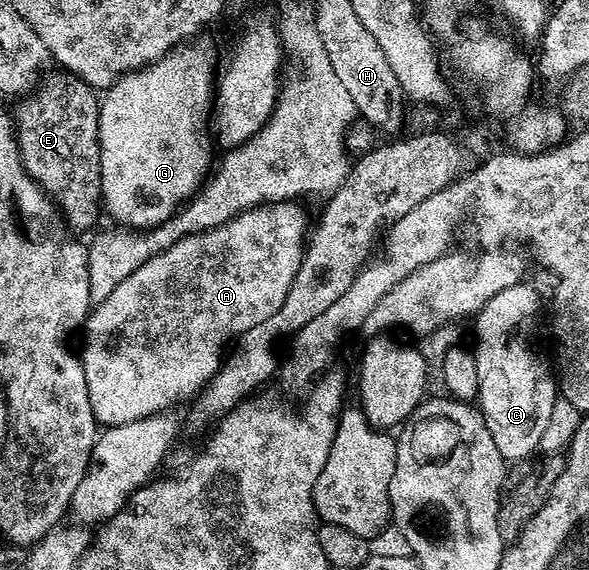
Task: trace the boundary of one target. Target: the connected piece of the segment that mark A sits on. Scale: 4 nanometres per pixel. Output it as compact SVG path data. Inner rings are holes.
M292 204L253 206L251 209L243 210L234 215L232 219L226 220L225 223L212 230L187 235L174 243L172 247L168 247L160 254L156 254L146 260L137 271L127 276L126 280L122 281L122 284L118 284L117 288L115 288L114 292L111 292L106 300L93 305L88 315L88 321L82 327L84 354L79 355L79 360L84 365L86 392L88 393L90 408L101 427L107 428L118 424L130 424L134 420L142 420L155 414L163 414L171 411L175 402L180 402L183 398L188 397L188 399L191 399L193 395L208 385L210 379L220 369L229 343L239 338L242 332L246 332L246 328L254 328L254 324L262 324L262 320L274 316L274 312L278 312L278 308L282 308L282 300L286 300L286 292L290 292L292 282L296 279L296 273L304 259L306 235L310 230L310 222L308 224L307 216L302 211L295 210L294 207L296 206Z

